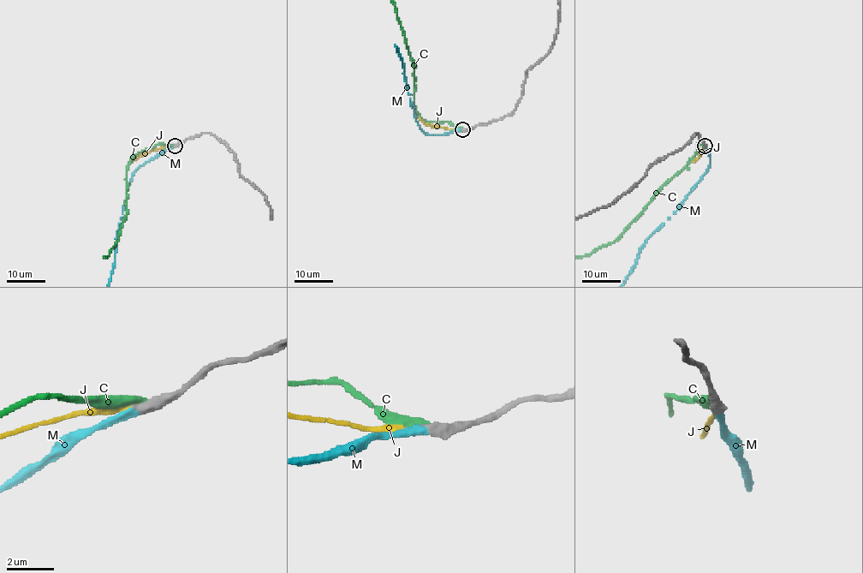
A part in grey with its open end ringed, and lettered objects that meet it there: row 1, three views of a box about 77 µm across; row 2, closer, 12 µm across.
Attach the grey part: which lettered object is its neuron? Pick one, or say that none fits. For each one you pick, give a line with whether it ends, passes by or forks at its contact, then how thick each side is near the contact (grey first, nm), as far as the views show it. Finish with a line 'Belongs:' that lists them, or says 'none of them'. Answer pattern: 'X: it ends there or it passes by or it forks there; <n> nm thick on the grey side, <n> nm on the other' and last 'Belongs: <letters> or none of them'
M: it ends there; 480 nm thick on the grey side, 320 nm on the other
Belongs: M

